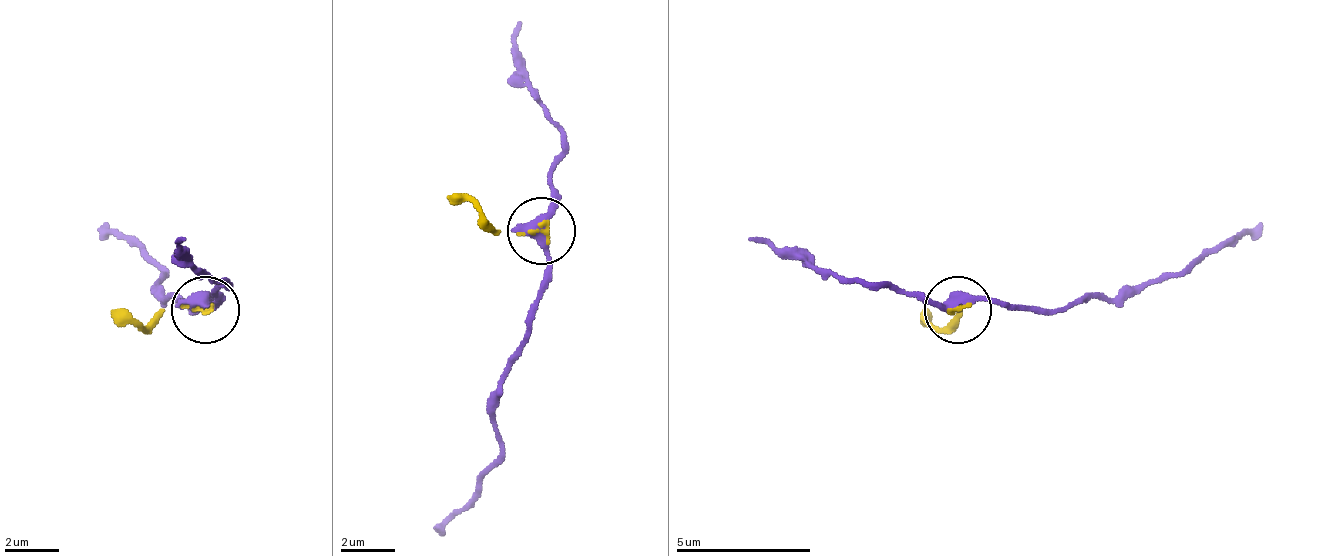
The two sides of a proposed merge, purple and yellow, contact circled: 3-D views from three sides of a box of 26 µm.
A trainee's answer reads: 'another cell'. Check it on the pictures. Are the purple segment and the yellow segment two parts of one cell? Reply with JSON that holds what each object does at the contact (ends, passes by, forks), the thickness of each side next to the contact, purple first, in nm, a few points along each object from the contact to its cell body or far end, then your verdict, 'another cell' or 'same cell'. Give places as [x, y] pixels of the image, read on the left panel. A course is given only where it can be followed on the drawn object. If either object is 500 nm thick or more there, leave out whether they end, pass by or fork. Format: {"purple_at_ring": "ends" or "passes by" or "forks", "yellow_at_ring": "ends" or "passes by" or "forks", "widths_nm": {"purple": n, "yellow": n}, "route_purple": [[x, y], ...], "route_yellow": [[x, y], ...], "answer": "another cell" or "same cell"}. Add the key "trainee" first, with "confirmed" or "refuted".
{"trainee": "refuted", "purple_at_ring": "passes by", "yellow_at_ring": "ends", "widths_nm": {"purple": 460, "yellow": 130}, "route_purple": [[203, 311], [210, 298], [197, 311], [156, 291], [163, 278], [102, 224]], "route_yellow": [[203, 311], [163, 311], [149, 325], [109, 311]], "answer": "same cell"}

